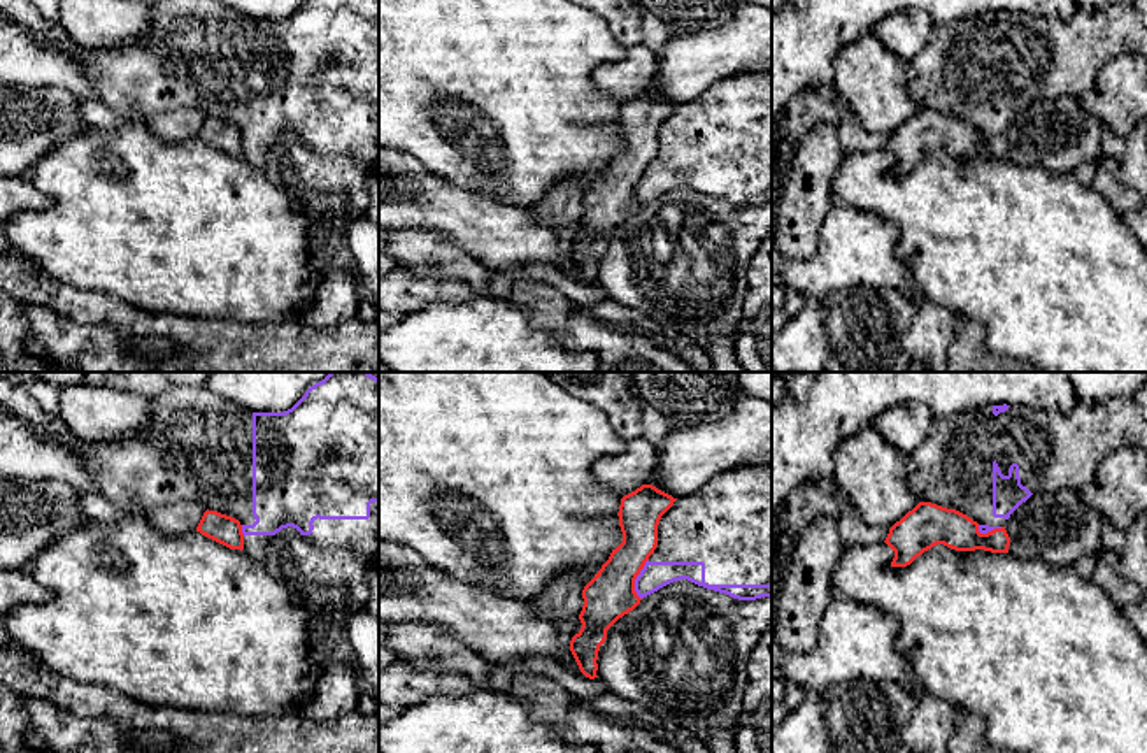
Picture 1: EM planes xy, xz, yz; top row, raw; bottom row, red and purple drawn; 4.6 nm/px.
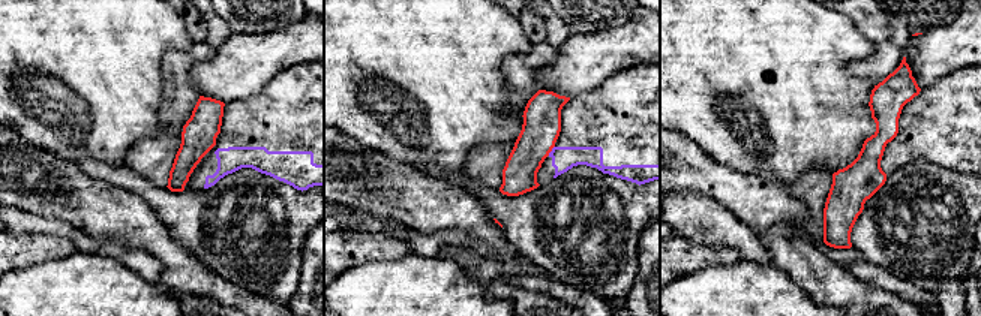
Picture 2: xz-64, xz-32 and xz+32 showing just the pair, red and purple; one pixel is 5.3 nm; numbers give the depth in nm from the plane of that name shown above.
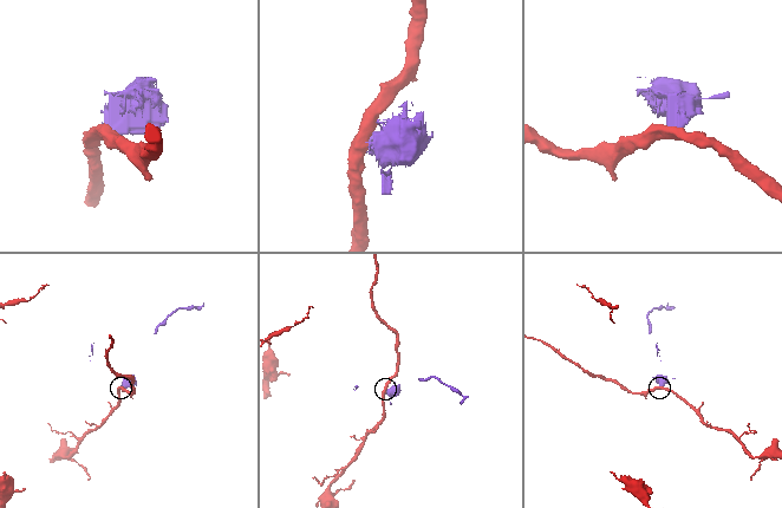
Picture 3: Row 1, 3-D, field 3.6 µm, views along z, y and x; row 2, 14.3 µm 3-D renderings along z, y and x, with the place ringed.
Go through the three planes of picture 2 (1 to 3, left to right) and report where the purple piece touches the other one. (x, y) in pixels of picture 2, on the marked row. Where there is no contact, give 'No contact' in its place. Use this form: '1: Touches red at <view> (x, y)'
1: No contact
2: Touches red at xz-32 (551, 150)
3: No contact

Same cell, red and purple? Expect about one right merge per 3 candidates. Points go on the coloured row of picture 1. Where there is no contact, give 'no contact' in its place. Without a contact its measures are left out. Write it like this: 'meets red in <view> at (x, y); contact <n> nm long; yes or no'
meets red in xz at (635, 578); contact 190 nm long; no

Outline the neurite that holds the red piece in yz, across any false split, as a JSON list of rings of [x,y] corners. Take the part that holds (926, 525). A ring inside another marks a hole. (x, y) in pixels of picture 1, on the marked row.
[[[919,502],[889,528],[884,542],[894,551],[891,567],[907,567],[937,544],[956,551],[1008,553],[1010,537],[1005,527],[980,534],[979,523],[966,514]]]

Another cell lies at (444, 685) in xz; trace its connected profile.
[[[407,662],[379,665],[379,728],[407,707],[433,697],[463,697],[474,681],[454,672],[419,671]]]

